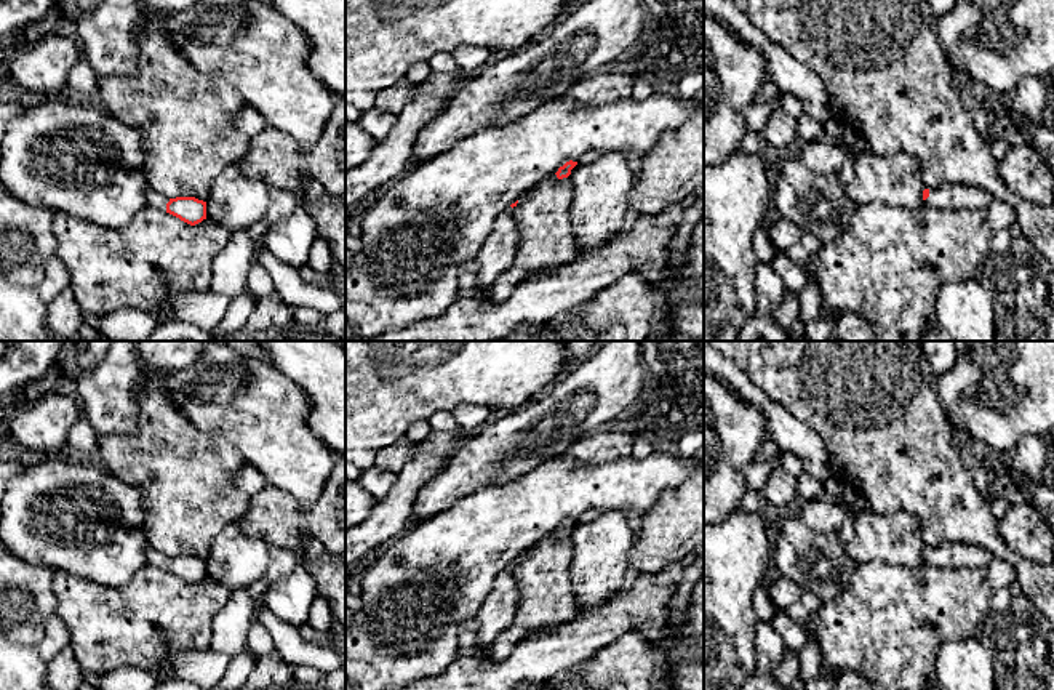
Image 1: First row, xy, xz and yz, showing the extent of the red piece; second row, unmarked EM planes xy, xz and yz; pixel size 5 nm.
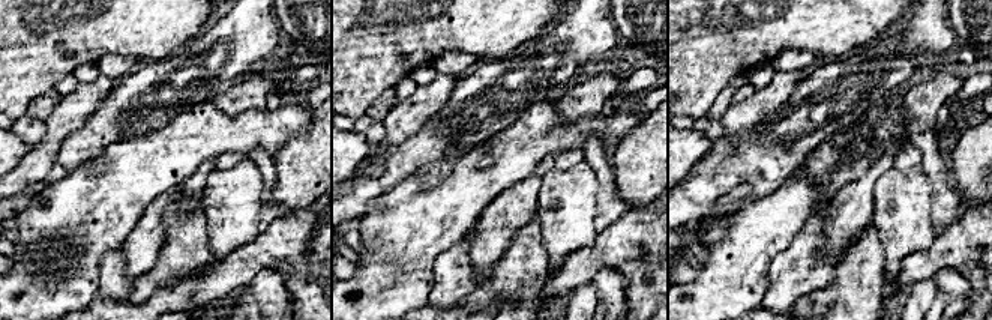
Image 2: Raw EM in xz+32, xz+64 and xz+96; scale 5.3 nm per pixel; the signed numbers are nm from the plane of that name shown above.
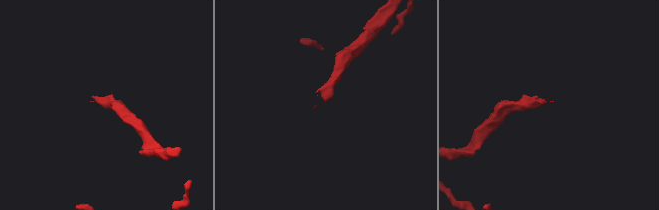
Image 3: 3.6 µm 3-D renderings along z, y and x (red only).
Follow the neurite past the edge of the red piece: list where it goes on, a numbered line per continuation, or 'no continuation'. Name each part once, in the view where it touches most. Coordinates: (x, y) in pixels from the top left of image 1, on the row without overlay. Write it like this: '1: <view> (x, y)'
1: xy (155, 557)

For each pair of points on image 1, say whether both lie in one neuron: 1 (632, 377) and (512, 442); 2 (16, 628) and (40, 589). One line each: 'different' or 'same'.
1: same
2: same

